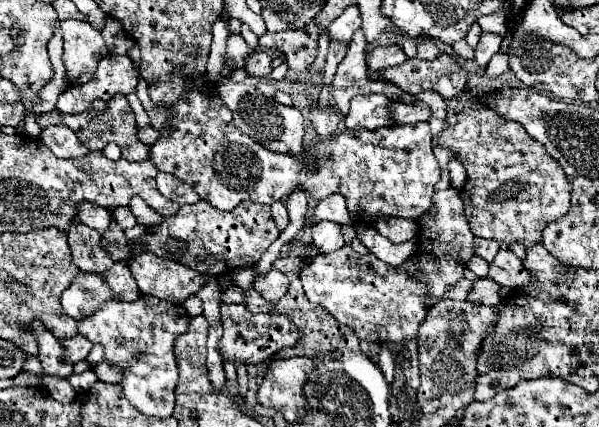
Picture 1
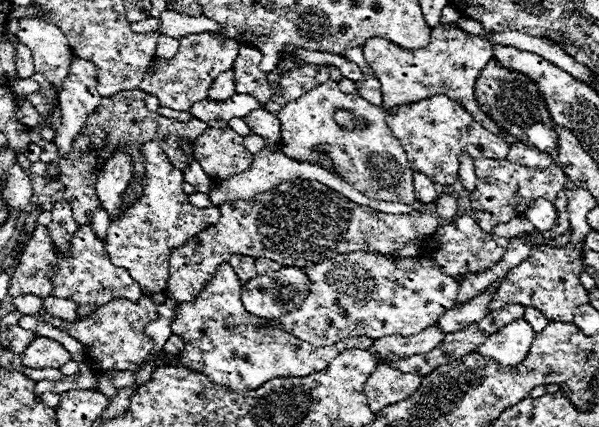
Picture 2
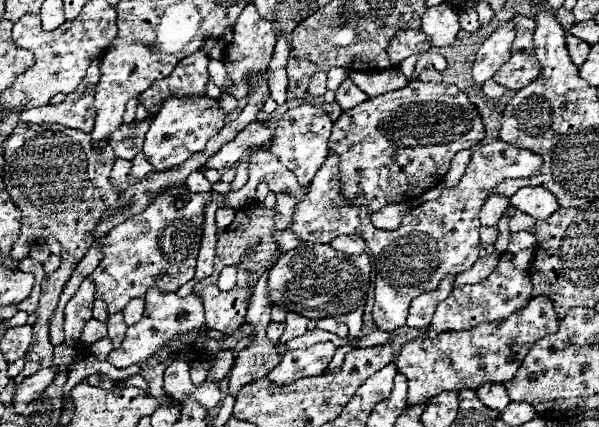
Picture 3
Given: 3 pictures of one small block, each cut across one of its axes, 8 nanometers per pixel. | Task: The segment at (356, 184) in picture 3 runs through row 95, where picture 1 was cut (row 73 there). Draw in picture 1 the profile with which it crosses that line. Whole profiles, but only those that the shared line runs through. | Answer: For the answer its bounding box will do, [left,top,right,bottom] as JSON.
[382,54,466,98]

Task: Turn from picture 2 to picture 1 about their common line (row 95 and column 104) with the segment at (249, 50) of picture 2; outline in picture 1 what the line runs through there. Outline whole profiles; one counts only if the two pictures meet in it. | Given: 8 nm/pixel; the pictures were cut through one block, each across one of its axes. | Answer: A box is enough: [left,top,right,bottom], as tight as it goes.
[68,222,114,272]

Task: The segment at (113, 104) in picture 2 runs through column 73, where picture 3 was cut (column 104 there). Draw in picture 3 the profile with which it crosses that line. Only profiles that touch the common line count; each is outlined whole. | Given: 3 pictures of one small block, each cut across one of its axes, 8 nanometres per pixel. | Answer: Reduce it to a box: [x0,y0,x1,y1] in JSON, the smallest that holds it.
[2,122,120,378]

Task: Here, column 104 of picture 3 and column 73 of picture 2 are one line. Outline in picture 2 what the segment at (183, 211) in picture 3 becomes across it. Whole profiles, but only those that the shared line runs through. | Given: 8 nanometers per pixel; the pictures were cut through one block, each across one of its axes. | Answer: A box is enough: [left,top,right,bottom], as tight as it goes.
[50,224,142,318]

